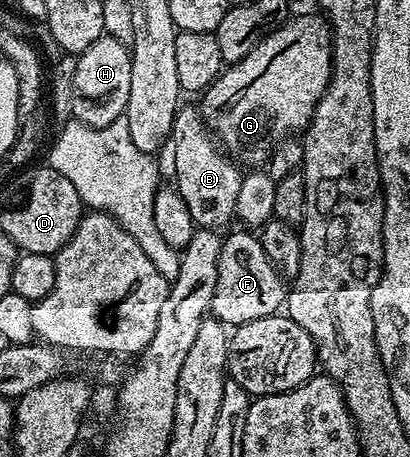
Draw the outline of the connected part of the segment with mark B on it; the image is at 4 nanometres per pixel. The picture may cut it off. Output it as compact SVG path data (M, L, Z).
M182 106L178 110L171 139L174 142L173 171L177 174L175 189L183 197L194 224L201 229L221 229L228 219L235 216L242 168L203 130L201 112L196 106Z

